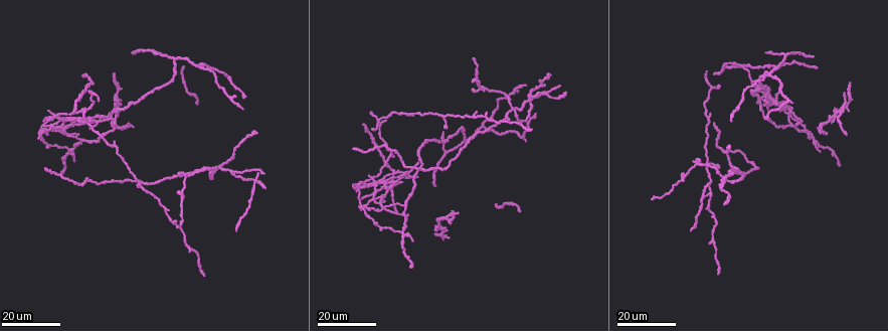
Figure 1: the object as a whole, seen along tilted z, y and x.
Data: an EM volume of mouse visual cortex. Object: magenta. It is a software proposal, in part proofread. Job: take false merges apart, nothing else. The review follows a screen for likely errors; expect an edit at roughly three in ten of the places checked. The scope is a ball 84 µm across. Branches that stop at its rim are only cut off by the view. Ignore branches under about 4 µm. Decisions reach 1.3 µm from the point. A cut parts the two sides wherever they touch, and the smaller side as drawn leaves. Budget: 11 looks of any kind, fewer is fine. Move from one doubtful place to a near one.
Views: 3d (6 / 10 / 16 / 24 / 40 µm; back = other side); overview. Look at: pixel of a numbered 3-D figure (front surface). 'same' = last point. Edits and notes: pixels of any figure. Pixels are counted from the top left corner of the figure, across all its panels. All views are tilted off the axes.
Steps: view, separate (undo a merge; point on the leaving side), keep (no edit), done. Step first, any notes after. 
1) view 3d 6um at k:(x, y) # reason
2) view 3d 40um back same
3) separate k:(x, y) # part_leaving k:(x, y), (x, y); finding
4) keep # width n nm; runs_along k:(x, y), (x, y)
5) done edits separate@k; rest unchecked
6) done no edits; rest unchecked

view 3d 16um at 1:(506, 97) # calibre changes

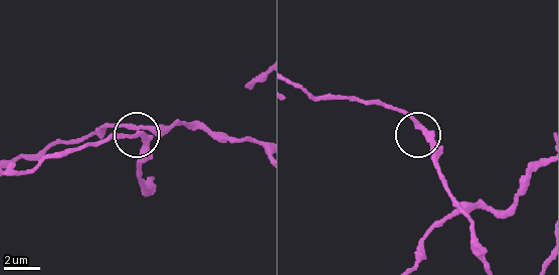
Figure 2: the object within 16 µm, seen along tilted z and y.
view 3d 10um at 2:(424, 134)

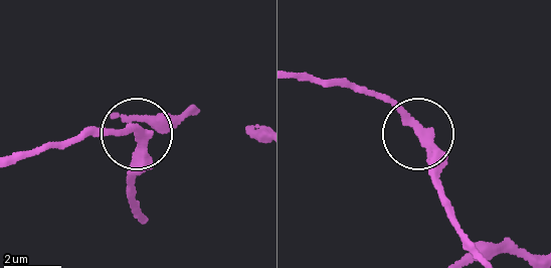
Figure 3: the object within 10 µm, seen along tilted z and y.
keep # runs_along 3:(483, 256), (456, 222), (423, 140), (367, 92); all the same neuron

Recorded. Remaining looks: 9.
view 3d 16um at 1:(478, 89)

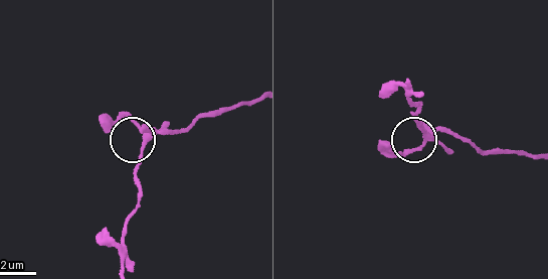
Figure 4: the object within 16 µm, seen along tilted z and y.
view 3d 10um at 4:(426, 139) # closer look

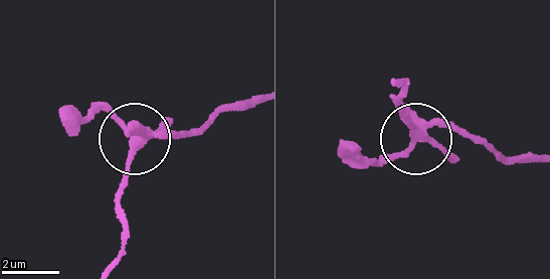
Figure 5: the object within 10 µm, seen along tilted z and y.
keep # arms 5; runs_along 5:(540, 161), (501, 157), (441, 126), (362, 168); one neuron here

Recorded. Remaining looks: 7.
view 3d 16um at 1:(404, 206) # arms part here

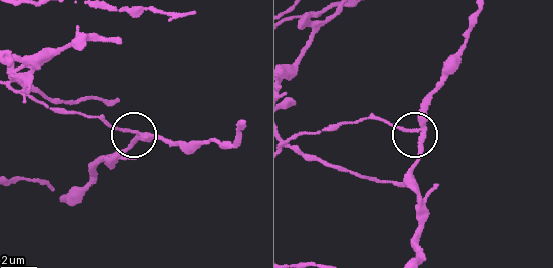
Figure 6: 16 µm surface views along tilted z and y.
view 3d 10um at 6:(422, 137)

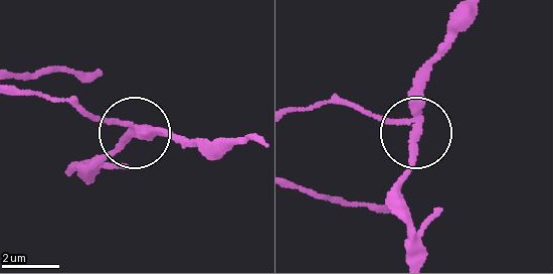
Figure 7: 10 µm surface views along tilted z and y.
separate 7:(99, 118) # side_arm 28 um; part_leaving 7:(131, 127), (95, 121), (38, 94), (17, 95); two neurons meet here

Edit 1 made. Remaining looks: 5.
view overview

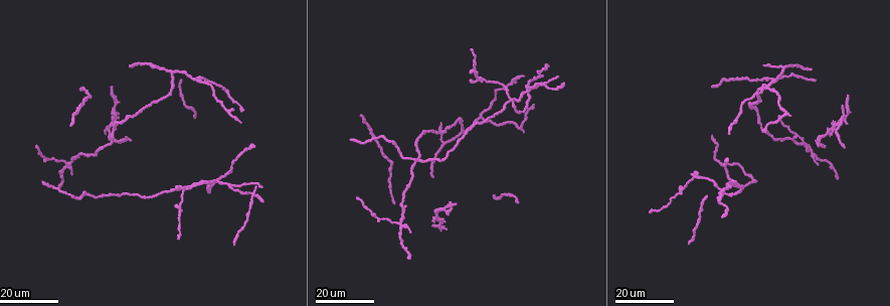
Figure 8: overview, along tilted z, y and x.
view 3d 16um at 8:(846, 111) # three-way junction

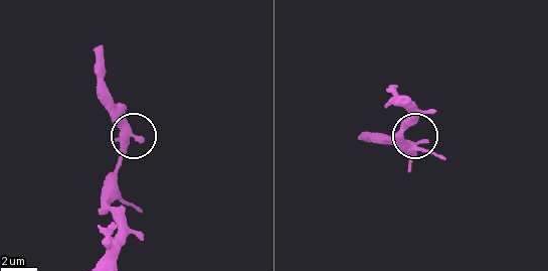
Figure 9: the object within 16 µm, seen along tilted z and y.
view 3d 10um at 9:(133, 137) # closer look

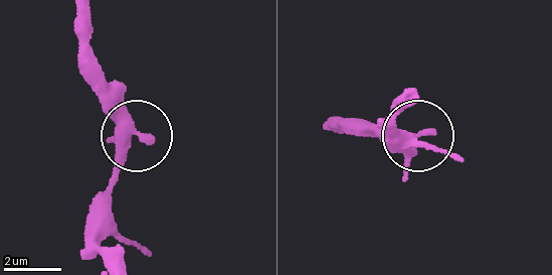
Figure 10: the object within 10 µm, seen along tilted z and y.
view 3d 6um at 10:(141, 137)

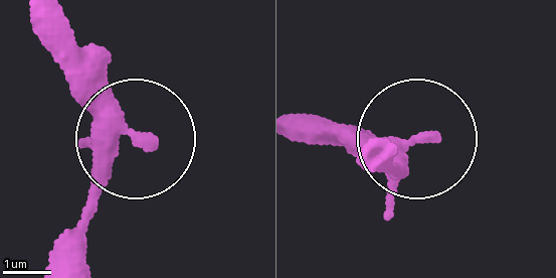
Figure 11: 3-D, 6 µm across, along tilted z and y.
keep # width 290 nm; all the same neuron

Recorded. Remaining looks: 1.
done edits separate@7; rest unchecked

